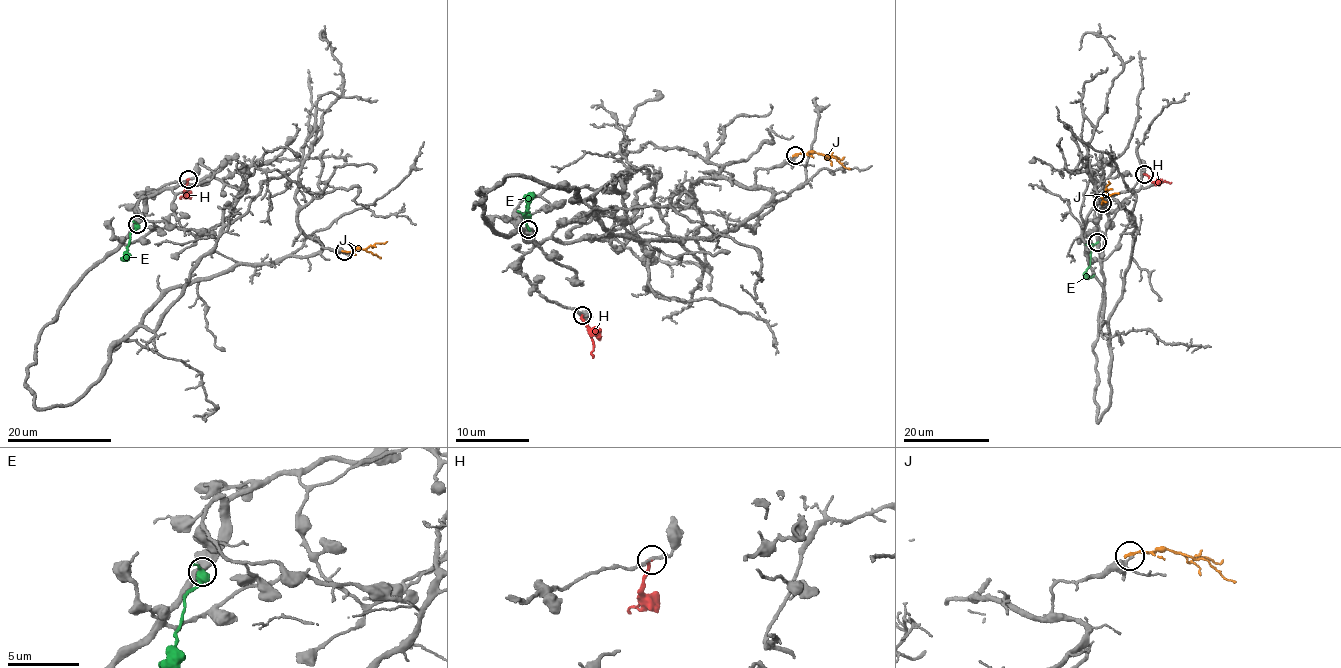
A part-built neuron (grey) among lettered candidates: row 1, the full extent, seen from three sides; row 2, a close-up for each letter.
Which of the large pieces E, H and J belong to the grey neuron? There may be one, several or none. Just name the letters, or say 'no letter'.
no letter

